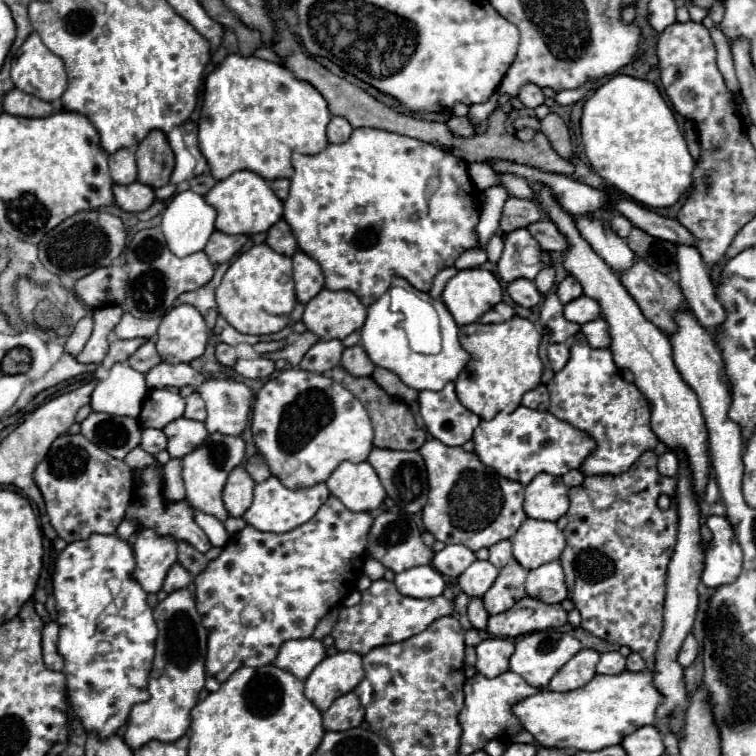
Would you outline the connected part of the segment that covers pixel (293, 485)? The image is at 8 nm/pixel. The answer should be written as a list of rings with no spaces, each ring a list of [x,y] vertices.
[[[299,368],[281,370],[279,376],[265,382],[263,388],[257,392],[253,406],[251,434],[257,454],[261,454],[267,460],[271,474],[279,478],[281,484],[289,490],[311,488],[319,482],[327,482],[327,478],[343,460],[359,464],[365,462],[369,452],[373,450],[373,428],[361,402],[357,402],[357,398],[351,392],[335,384],[331,378]]]

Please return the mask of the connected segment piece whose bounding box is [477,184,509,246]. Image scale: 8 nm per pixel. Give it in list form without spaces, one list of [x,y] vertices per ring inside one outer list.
[[[489,186],[483,190],[483,210],[481,210],[481,220],[477,224],[477,234],[479,234],[479,244],[487,244],[489,238],[497,232],[499,228],[499,218],[505,200],[509,198],[509,192],[505,186]]]

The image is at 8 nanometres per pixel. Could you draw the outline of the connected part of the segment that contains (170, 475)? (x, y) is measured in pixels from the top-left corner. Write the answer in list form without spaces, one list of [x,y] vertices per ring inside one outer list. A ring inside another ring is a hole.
[[[169,460],[163,466],[165,478],[163,478],[163,494],[171,502],[185,500],[185,488],[183,488],[183,478],[181,478],[181,460]]]

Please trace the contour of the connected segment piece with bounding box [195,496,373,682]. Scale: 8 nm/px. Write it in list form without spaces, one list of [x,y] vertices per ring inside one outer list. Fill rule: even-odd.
[[[329,496],[329,500],[309,522],[297,530],[291,530],[289,534],[265,534],[253,526],[233,534],[221,556],[211,560],[195,578],[197,610],[203,618],[203,626],[209,632],[207,672],[217,678],[217,682],[225,682],[241,666],[273,664],[283,642],[293,638],[309,638],[317,622],[355,590],[357,578],[363,572],[365,538],[371,524],[373,516],[369,512],[351,512],[337,498]],[[245,608],[259,610],[261,620],[257,624],[247,624],[243,618]]]

